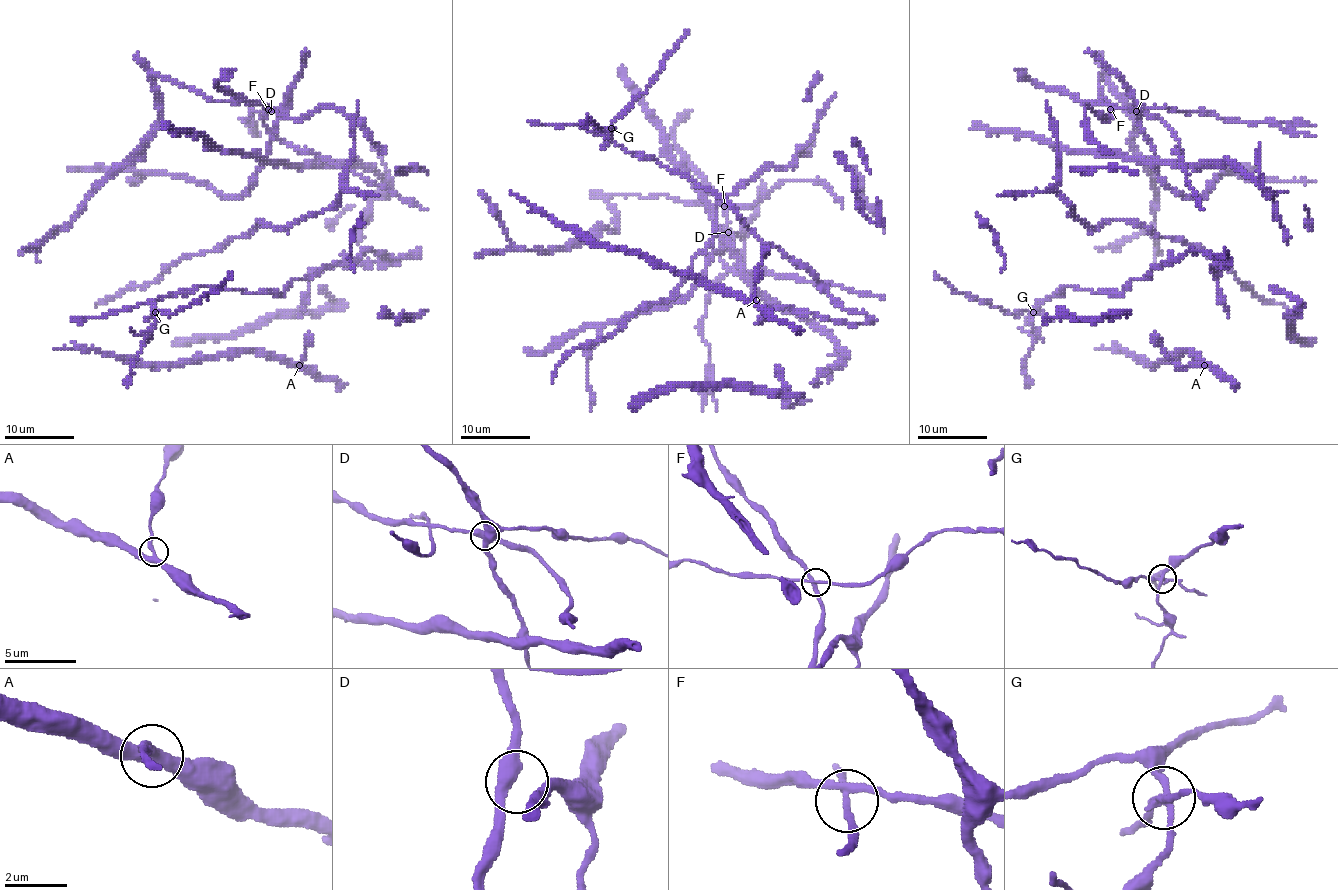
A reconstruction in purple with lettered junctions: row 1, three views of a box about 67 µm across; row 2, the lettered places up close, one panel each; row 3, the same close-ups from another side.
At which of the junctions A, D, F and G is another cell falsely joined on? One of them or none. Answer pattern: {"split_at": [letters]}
{"split_at": ["G"]}

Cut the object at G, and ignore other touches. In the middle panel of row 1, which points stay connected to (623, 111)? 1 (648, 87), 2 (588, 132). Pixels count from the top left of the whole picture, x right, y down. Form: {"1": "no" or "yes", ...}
{"1": "yes", "2": "no"}

